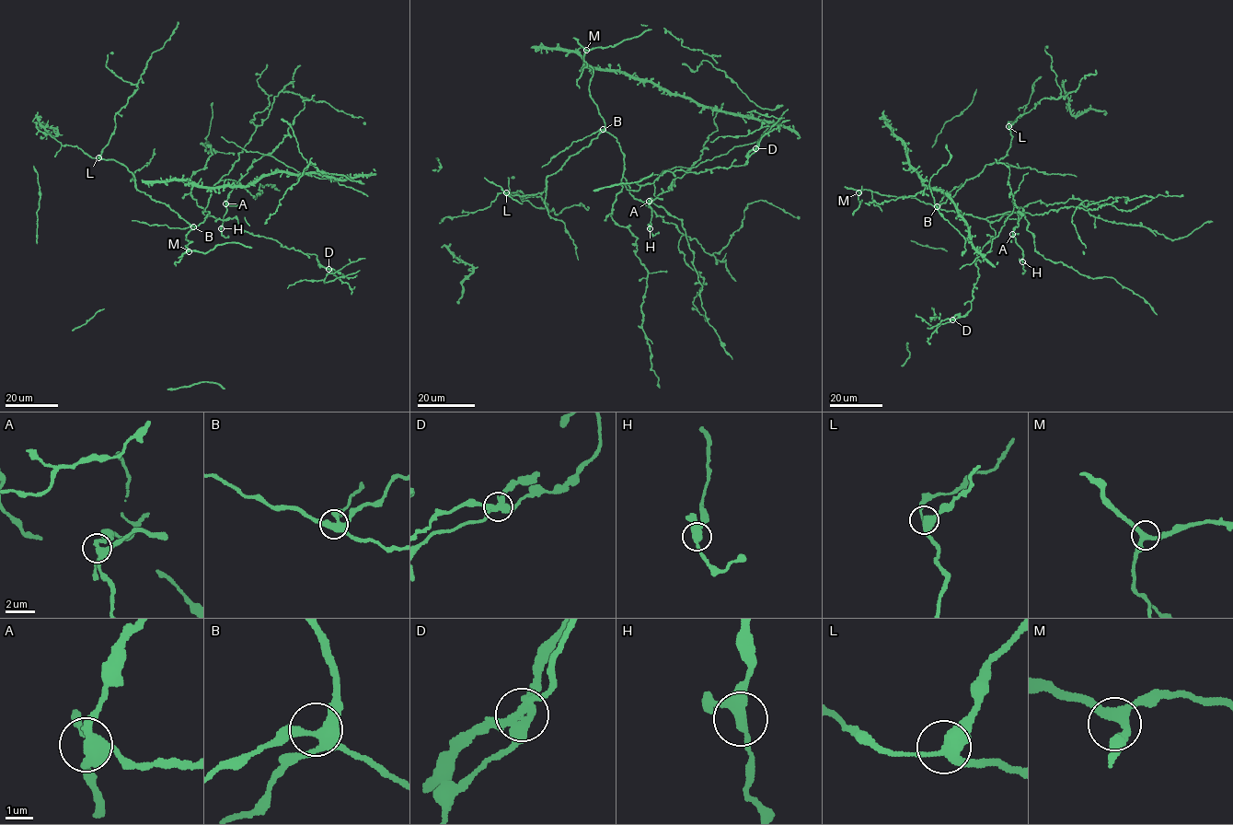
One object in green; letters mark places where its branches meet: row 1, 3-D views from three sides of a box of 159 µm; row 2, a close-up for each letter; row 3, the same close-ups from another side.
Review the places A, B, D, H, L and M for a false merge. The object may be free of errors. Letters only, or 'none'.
D

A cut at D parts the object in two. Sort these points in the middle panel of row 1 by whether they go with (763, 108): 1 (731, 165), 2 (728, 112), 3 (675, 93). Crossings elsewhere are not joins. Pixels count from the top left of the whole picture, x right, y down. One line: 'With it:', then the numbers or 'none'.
With it: none

